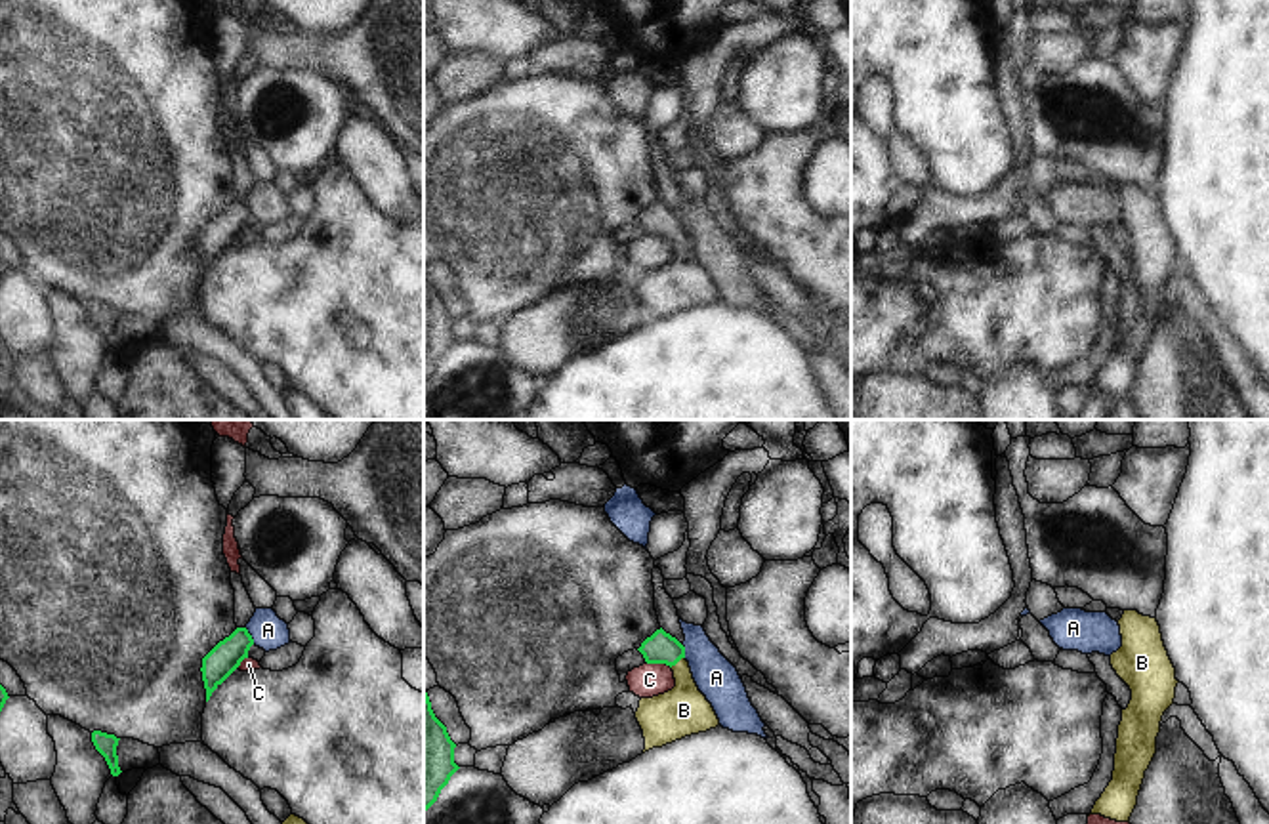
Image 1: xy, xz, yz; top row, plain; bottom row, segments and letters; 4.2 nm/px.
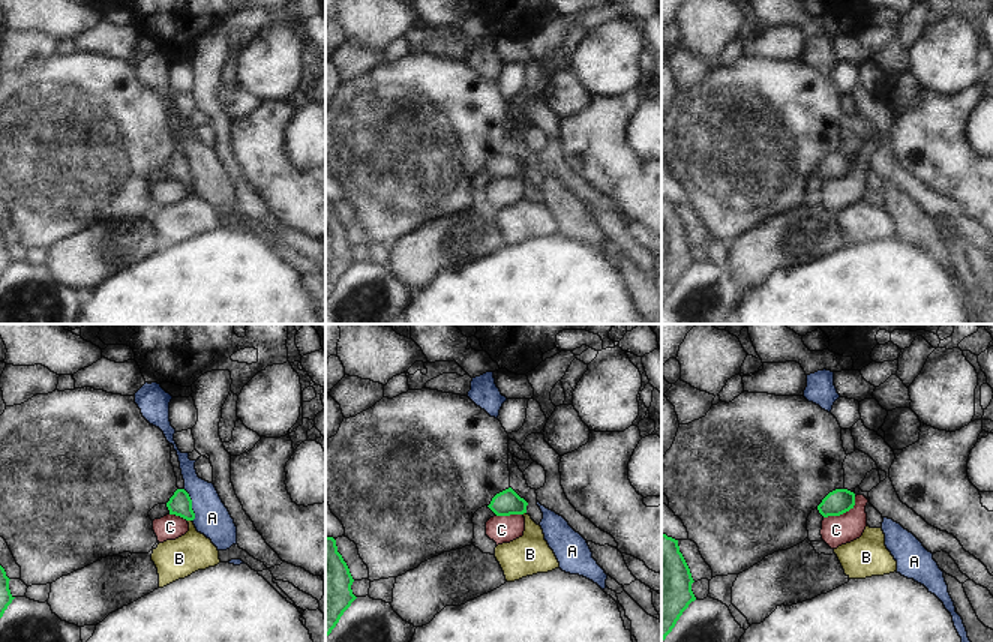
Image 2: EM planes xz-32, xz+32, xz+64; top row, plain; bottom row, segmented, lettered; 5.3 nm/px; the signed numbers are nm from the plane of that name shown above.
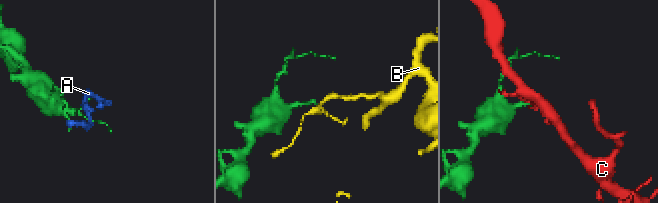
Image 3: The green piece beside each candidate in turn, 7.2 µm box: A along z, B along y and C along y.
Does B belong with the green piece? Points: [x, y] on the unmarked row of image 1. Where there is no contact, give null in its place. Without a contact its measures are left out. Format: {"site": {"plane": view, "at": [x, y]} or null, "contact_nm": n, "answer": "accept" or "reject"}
{"site": {"plane": "xz", "at": [676, 235]}, "contact_nm": 80, "answer": "accept"}

